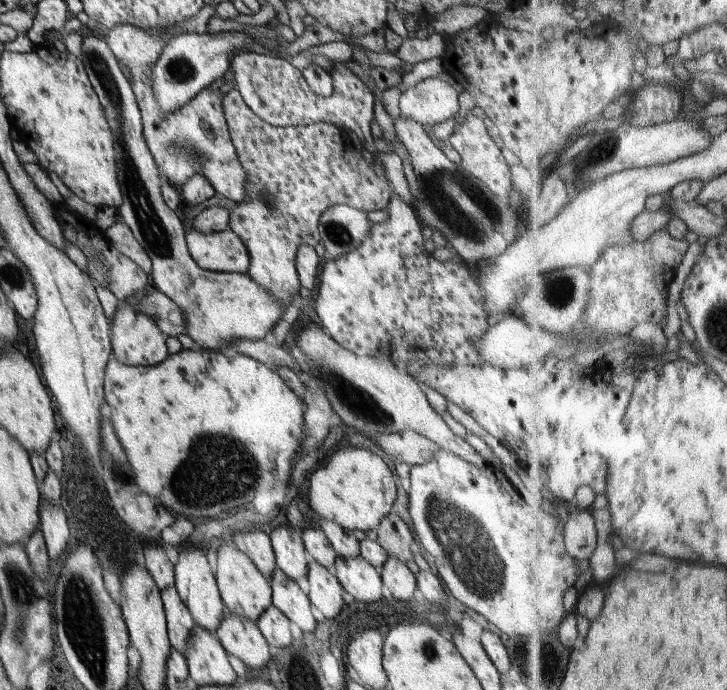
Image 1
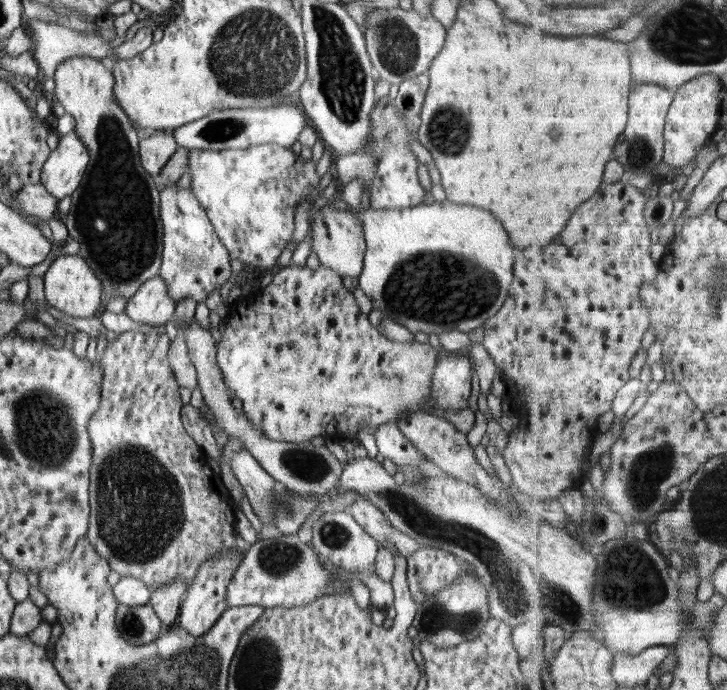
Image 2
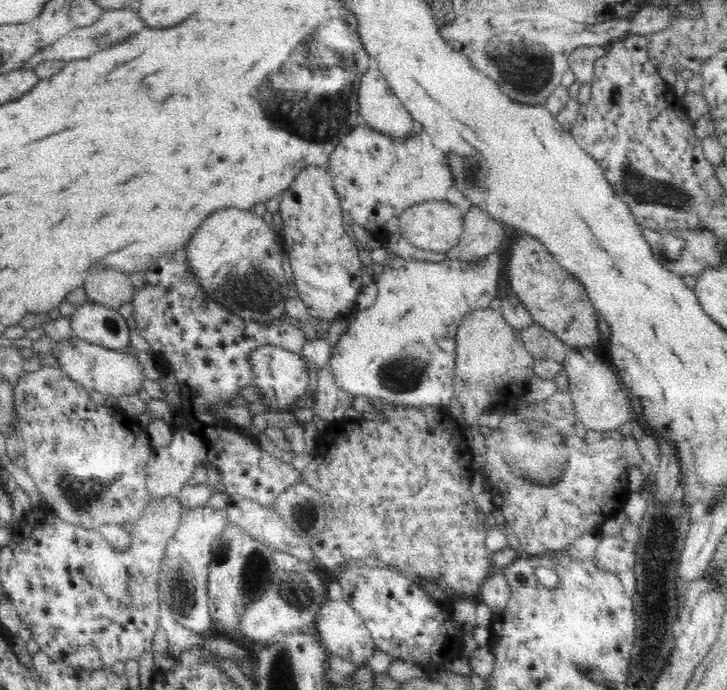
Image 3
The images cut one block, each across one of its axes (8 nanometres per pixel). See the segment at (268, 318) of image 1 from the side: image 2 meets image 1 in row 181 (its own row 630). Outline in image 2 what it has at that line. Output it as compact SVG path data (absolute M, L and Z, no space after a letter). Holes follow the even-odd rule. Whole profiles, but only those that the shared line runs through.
M117 603L116 628L126 639L135 645L148 644L158 639L163 625L153 606L125 606Z

